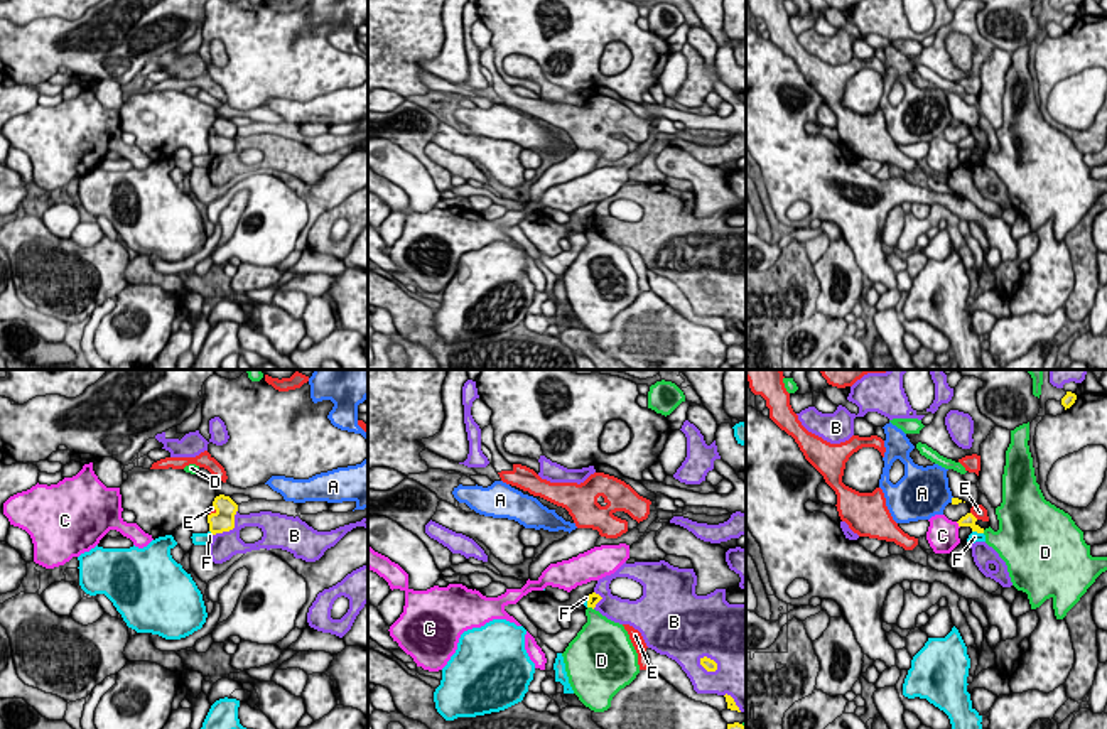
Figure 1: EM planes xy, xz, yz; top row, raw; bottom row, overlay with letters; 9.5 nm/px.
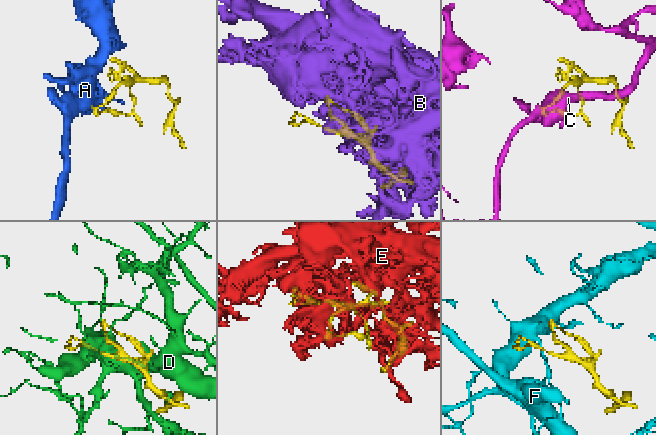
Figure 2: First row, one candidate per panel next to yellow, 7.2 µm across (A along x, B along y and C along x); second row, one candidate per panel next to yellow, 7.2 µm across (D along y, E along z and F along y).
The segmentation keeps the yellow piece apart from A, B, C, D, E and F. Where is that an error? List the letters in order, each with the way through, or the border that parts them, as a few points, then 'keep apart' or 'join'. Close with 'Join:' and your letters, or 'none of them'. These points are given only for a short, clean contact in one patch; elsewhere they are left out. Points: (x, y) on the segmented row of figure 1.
A: along yz (952, 496), (950, 502) | keep apart
B: keep apart
C: along yz (955, 522), (959, 527) | keep apart
D: keep apart
E: keep apart
F: along xy (210, 530), (213, 534) | keep apart
Join: none of them

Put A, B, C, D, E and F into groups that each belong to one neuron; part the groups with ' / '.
A / B / C / D / E / F

